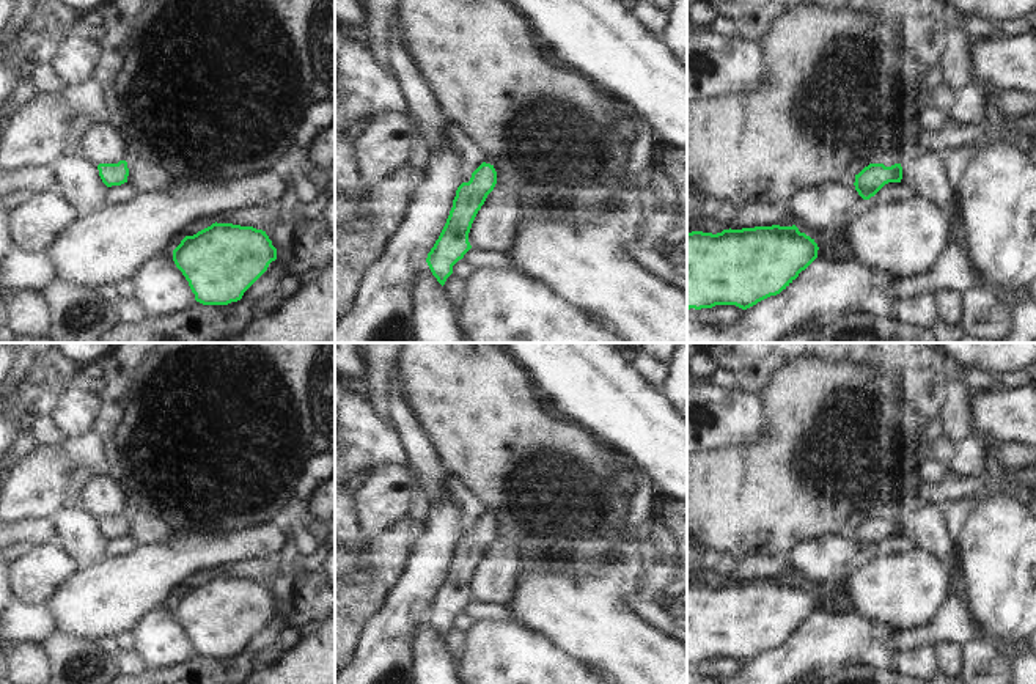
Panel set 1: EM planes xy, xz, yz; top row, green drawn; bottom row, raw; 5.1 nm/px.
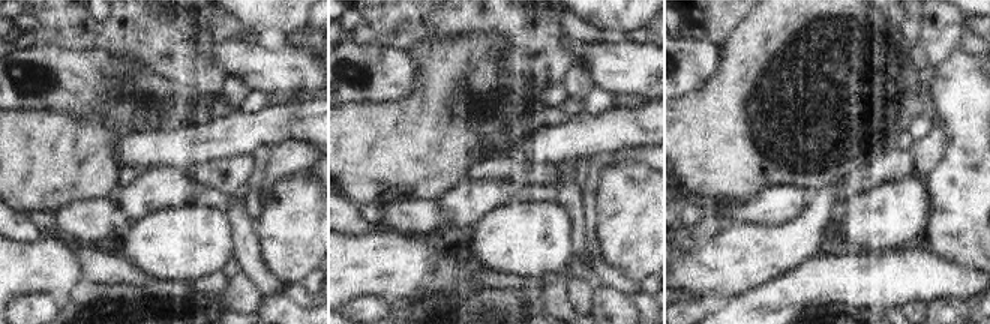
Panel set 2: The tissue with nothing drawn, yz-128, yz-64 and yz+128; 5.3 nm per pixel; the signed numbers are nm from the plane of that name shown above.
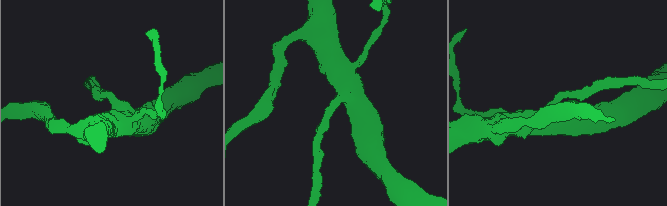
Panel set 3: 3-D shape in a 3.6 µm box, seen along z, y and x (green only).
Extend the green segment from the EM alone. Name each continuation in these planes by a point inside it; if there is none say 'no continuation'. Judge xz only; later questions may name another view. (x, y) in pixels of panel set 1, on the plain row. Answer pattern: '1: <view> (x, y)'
no continuation

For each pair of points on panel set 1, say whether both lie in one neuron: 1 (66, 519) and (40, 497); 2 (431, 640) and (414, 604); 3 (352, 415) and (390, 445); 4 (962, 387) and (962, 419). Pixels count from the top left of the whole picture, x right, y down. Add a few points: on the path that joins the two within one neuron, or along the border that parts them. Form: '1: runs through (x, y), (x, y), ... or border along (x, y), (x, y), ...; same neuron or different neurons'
1: border along (60, 508), (54, 516); different neurons
2: border along (426, 615), (412, 631), (412, 654); different neurons
3: runs through (362, 425), (381, 444); same neuron
4: runs through (962, 395), (962, 411); same neuron

